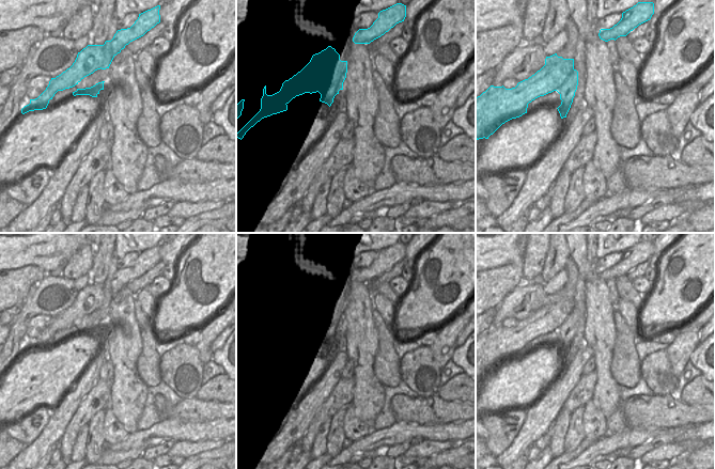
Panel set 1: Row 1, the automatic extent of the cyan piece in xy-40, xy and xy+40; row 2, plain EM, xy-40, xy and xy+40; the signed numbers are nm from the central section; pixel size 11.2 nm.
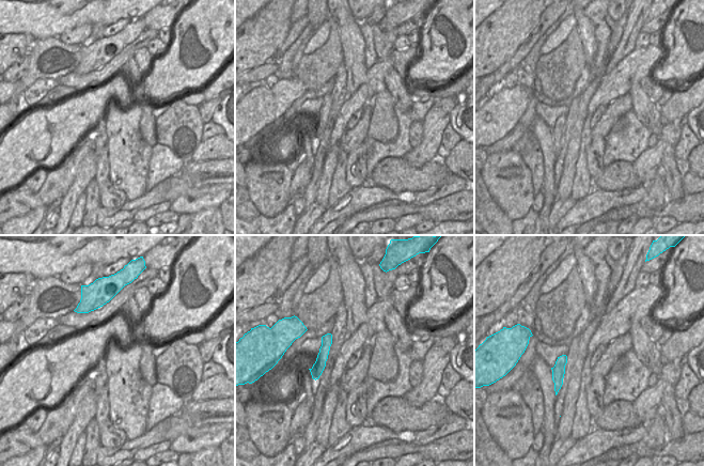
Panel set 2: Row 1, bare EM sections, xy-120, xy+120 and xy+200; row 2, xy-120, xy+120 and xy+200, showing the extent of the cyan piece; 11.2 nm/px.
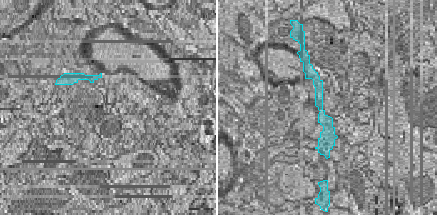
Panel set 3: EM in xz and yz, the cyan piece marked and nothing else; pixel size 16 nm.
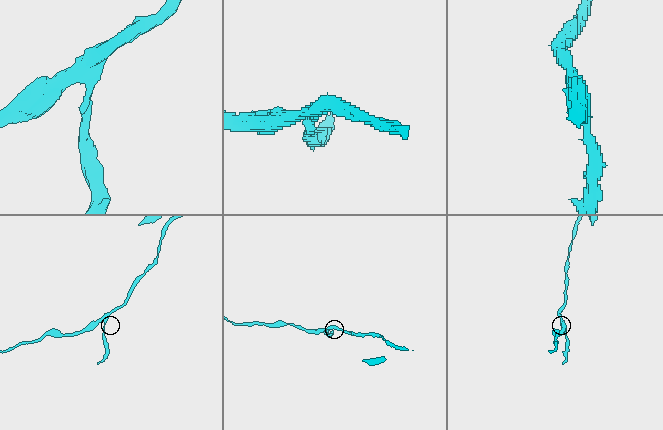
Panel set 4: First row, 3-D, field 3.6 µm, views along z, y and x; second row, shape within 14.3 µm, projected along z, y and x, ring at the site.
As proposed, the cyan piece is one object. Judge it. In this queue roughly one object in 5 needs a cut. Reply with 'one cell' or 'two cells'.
two cells

